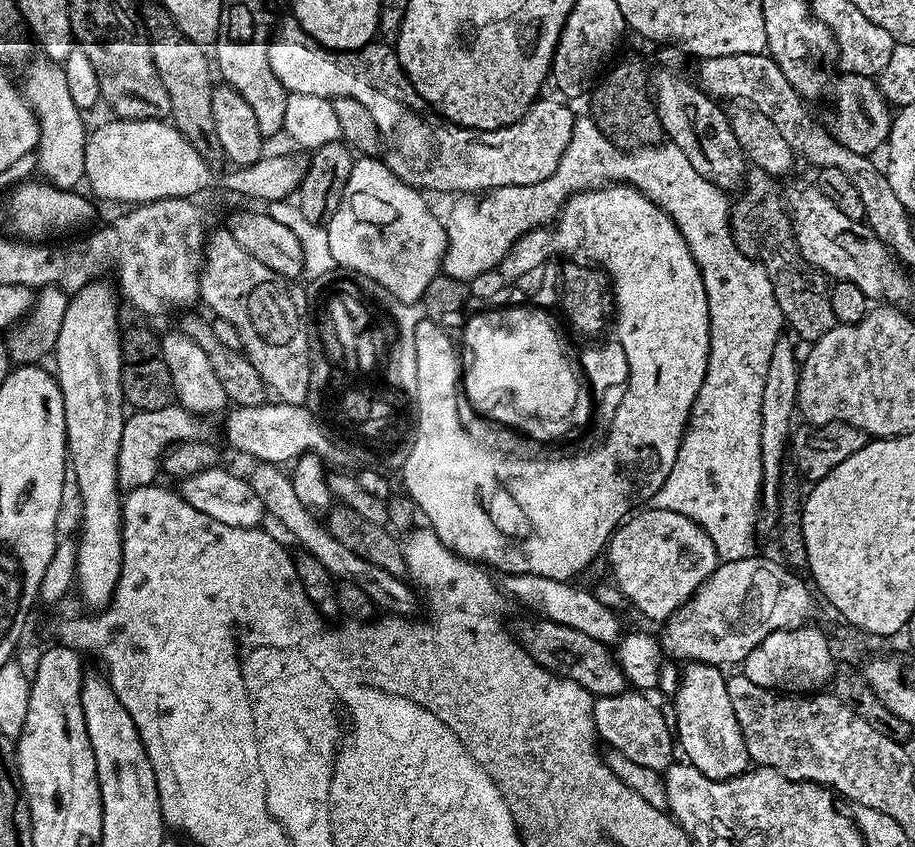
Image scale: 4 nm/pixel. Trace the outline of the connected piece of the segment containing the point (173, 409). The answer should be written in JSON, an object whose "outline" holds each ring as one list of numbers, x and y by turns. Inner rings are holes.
{"outline":[[171,404,162,407,159,410,150,411,133,411,126,419,122,428,122,439,119,442,118,450,118,478,120,488,131,490,133,488,141,488,142,485,153,483,160,472,160,465,163,459,164,452,175,444,180,444,182,441,192,441,199,439,203,433,203,421,193,412,188,412,179,404]]}

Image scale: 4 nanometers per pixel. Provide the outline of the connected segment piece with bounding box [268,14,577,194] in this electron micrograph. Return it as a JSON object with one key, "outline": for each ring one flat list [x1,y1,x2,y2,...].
{"outline":[[285,15,284,21,279,21,278,27,275,29,274,35,268,41,268,57,270,58,270,70,274,70,274,78,278,78,278,82,282,82,282,86,287,92,294,94,318,94,318,98,326,98,332,100,337,96,349,96,350,98,358,98,358,102,362,102,362,106,366,106,366,110,370,110,370,114,374,118,374,122,380,131,382,141,382,159,392,173,398,178,402,178,402,182,406,182,411,188,418,188,425,193,431,192,452,192,451,194,476,194,481,190,491,190,501,188,502,186,526,186,534,182,542,182,542,178,550,178,550,174,554,174,554,170,558,166,558,162,562,158,562,154,566,150,566,146,572,137,572,127,577,122,577,117,572,116,572,112,559,99,544,100,537,99,536,103,528,109,527,114,520,120,515,120,513,124,507,124,501,128,494,130,478,130,477,128,467,128,461,124,455,124,449,120,445,120,435,108,427,104,418,94,418,90,414,90,414,86,410,82,410,78,404,73,404,68,400,65,400,60,396,56,395,47,389,46,384,42,373,42,364,48,358,48,354,52,333,52,331,48,322,47,314,38,310,38,310,34,306,34,306,30,302,30,302,26,296,21,295,16]]}

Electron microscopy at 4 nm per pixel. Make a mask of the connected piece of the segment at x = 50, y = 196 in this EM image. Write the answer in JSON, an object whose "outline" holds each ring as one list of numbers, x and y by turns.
{"outline":[[40,180,19,183,7,195,6,220,13,231,11,233,23,241,47,243,51,241,50,238,90,223,96,216,95,201,78,193,73,189,56,188]]}

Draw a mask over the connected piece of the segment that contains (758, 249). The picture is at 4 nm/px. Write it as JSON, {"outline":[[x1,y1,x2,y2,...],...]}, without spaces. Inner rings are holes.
{"outline":[[761,168,747,169,742,191,736,197,741,196,734,200,730,208,732,244,740,256,749,256,766,270,787,327,793,328,791,331,801,341,815,342,822,338,822,334,830,334,832,327,837,324,834,306,830,306,830,280,808,264,800,253,785,197,780,192,776,193,776,184,774,177]]}

